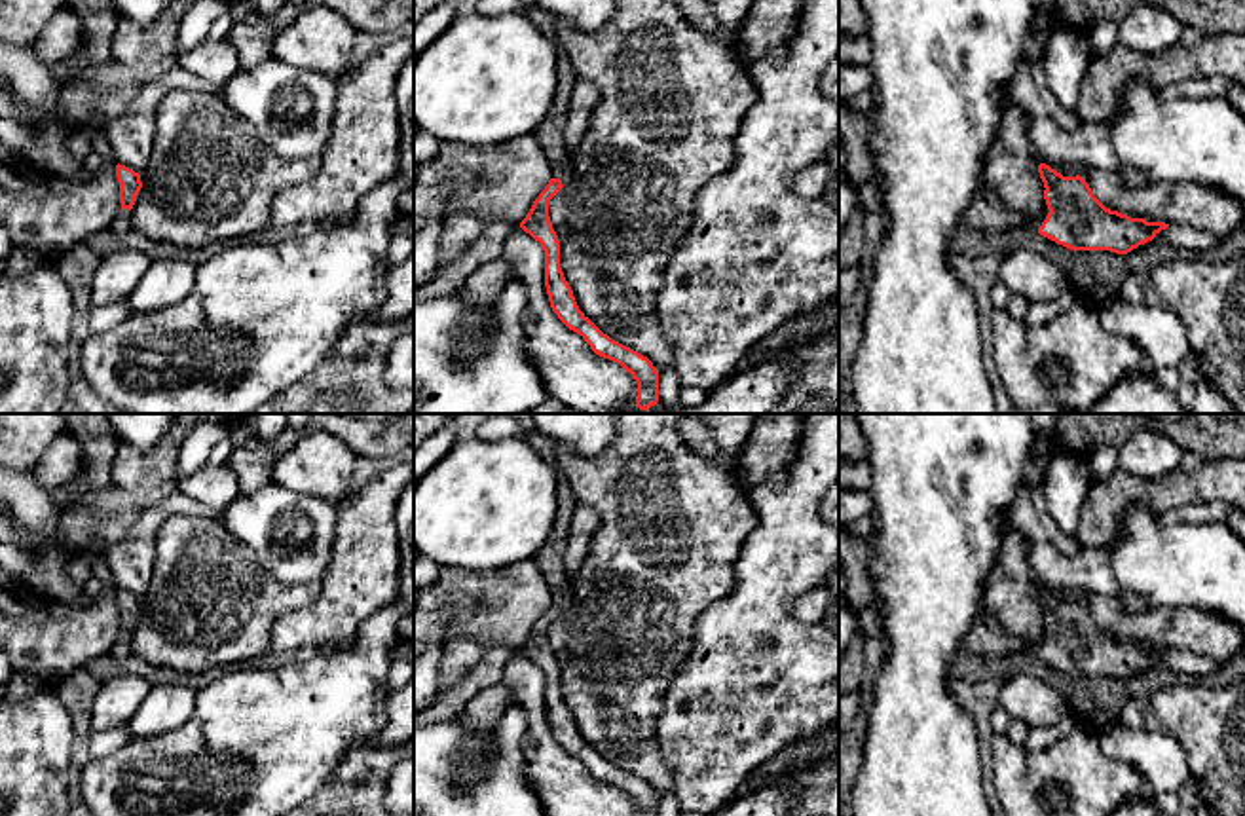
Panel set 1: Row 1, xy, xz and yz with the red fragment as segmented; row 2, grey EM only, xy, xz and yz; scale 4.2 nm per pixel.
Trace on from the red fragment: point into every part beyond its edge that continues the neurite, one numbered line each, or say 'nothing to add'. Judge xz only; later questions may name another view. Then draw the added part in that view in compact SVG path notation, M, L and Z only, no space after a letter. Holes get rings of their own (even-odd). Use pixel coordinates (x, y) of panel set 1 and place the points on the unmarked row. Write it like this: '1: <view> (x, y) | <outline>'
1: xz (549, 558) | M556 469L556 516L554 528L547 543L533 556L545 583L550 590L552 603L560 603L566 611L573 602L571 581L566 573L566 547L571 531L571 520L577 507L577 499L571 491L566 474Z

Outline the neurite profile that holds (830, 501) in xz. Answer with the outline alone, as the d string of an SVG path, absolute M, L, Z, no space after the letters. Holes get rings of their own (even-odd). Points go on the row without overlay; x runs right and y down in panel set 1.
M839 486L835 490L827 490L827 493L820 501L820 516L839 528Z

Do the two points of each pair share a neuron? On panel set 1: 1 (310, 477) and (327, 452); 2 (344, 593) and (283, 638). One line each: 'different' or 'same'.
1: same
2: same

